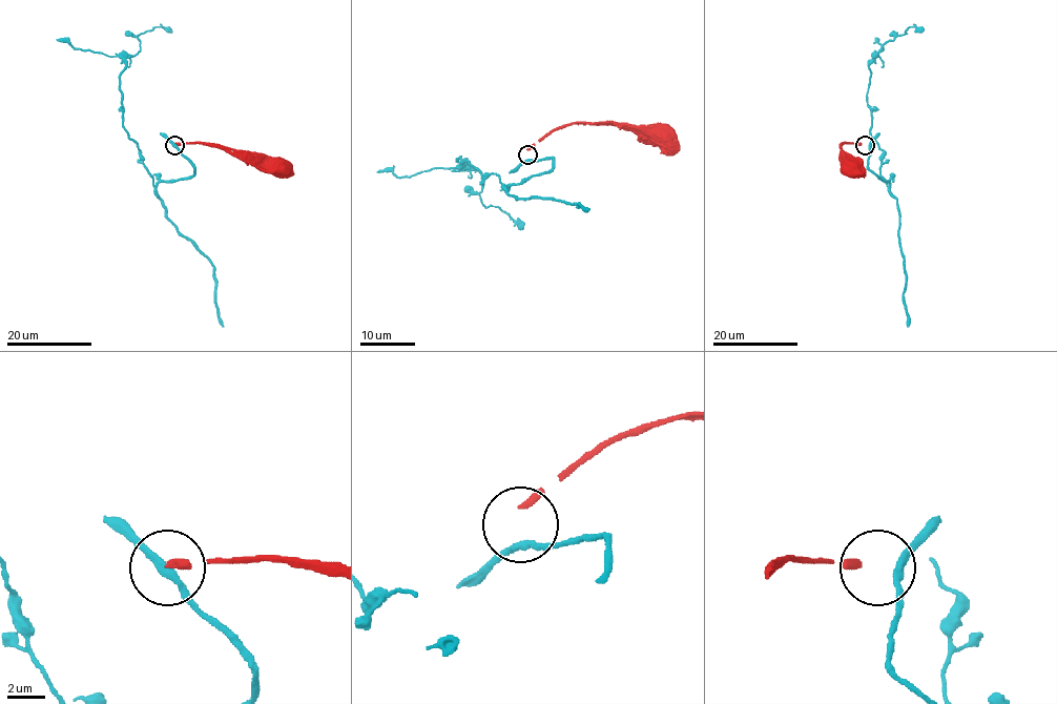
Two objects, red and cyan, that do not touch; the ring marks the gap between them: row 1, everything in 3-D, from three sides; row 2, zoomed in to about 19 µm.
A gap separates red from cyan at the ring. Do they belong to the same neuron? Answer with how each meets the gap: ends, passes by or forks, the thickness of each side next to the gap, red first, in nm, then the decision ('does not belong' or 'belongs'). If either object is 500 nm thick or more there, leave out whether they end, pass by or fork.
red ends there; cyan passes by; 360 nm thick on the red side, 420 nm on the other; does not belong

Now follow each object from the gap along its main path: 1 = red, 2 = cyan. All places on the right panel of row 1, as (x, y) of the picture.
1: (862, 145), (841, 144), (841, 150), (851, 159), (851, 164)
2: (869, 145), (868, 167), (888, 186), (879, 169), (883, 152), (870, 131), (869, 61), (908, 27), (924, 30)

